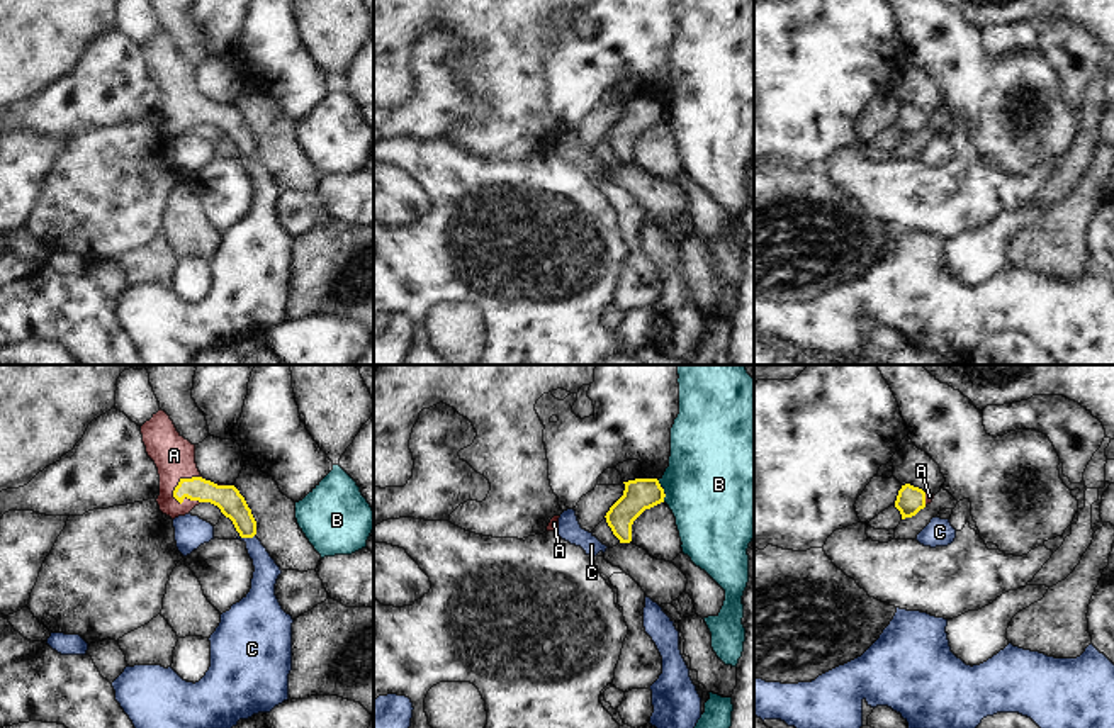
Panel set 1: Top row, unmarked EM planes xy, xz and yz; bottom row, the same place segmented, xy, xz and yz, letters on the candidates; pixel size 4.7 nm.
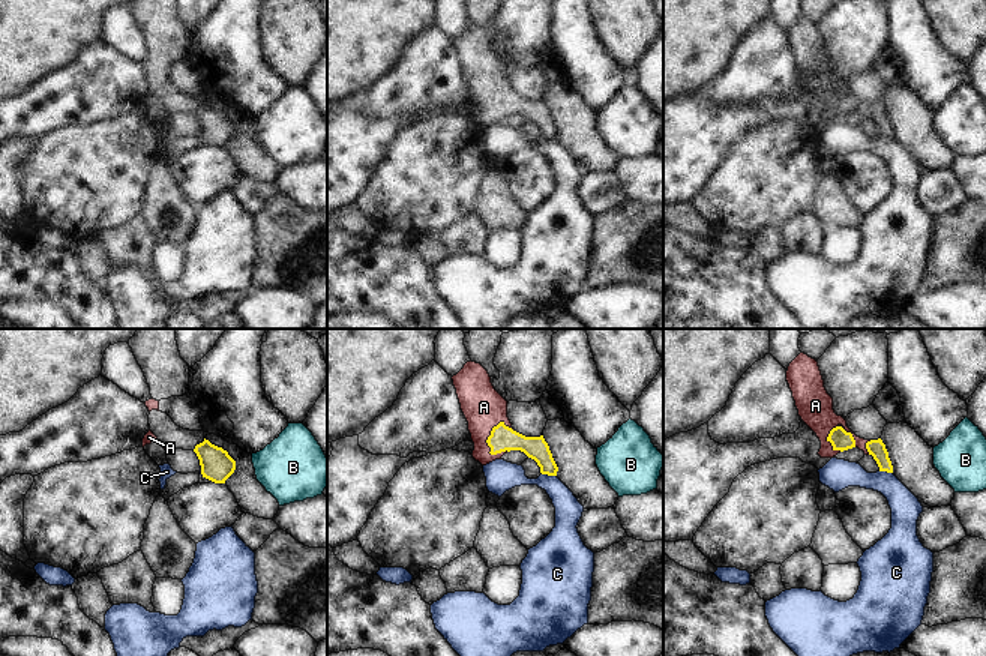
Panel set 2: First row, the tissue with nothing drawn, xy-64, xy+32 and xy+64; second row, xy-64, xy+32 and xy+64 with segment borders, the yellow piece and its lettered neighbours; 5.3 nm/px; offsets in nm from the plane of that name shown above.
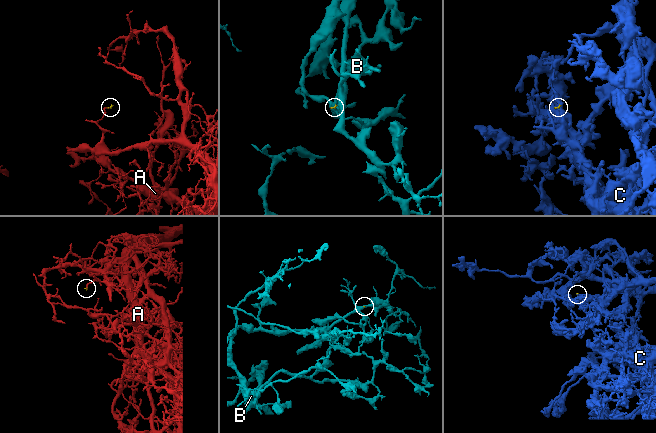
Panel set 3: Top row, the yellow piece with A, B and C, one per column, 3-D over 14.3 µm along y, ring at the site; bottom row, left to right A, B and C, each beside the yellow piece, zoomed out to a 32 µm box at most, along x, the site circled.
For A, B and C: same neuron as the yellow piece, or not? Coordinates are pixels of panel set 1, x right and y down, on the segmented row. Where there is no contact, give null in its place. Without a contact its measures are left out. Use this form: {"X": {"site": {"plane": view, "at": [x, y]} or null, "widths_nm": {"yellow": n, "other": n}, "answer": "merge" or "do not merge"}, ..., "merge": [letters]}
{"A": {"site": {"plane": "xy", "at": [184, 479]}, "widths_nm": {"yellow": 120, "other": 200}, "answer": "merge"}, "B": {"site": {"plane": "xz", "at": [663, 491]}, "widths_nm": {"yellow": 150, "other": 480}, "answer": "do not merge"}, "C": {"site": {"plane": "xy", "at": [247, 537]}, "widths_nm": {"yellow": 120, "other": 120}, "answer": "do not merge"}, "merge": ["A"]}

